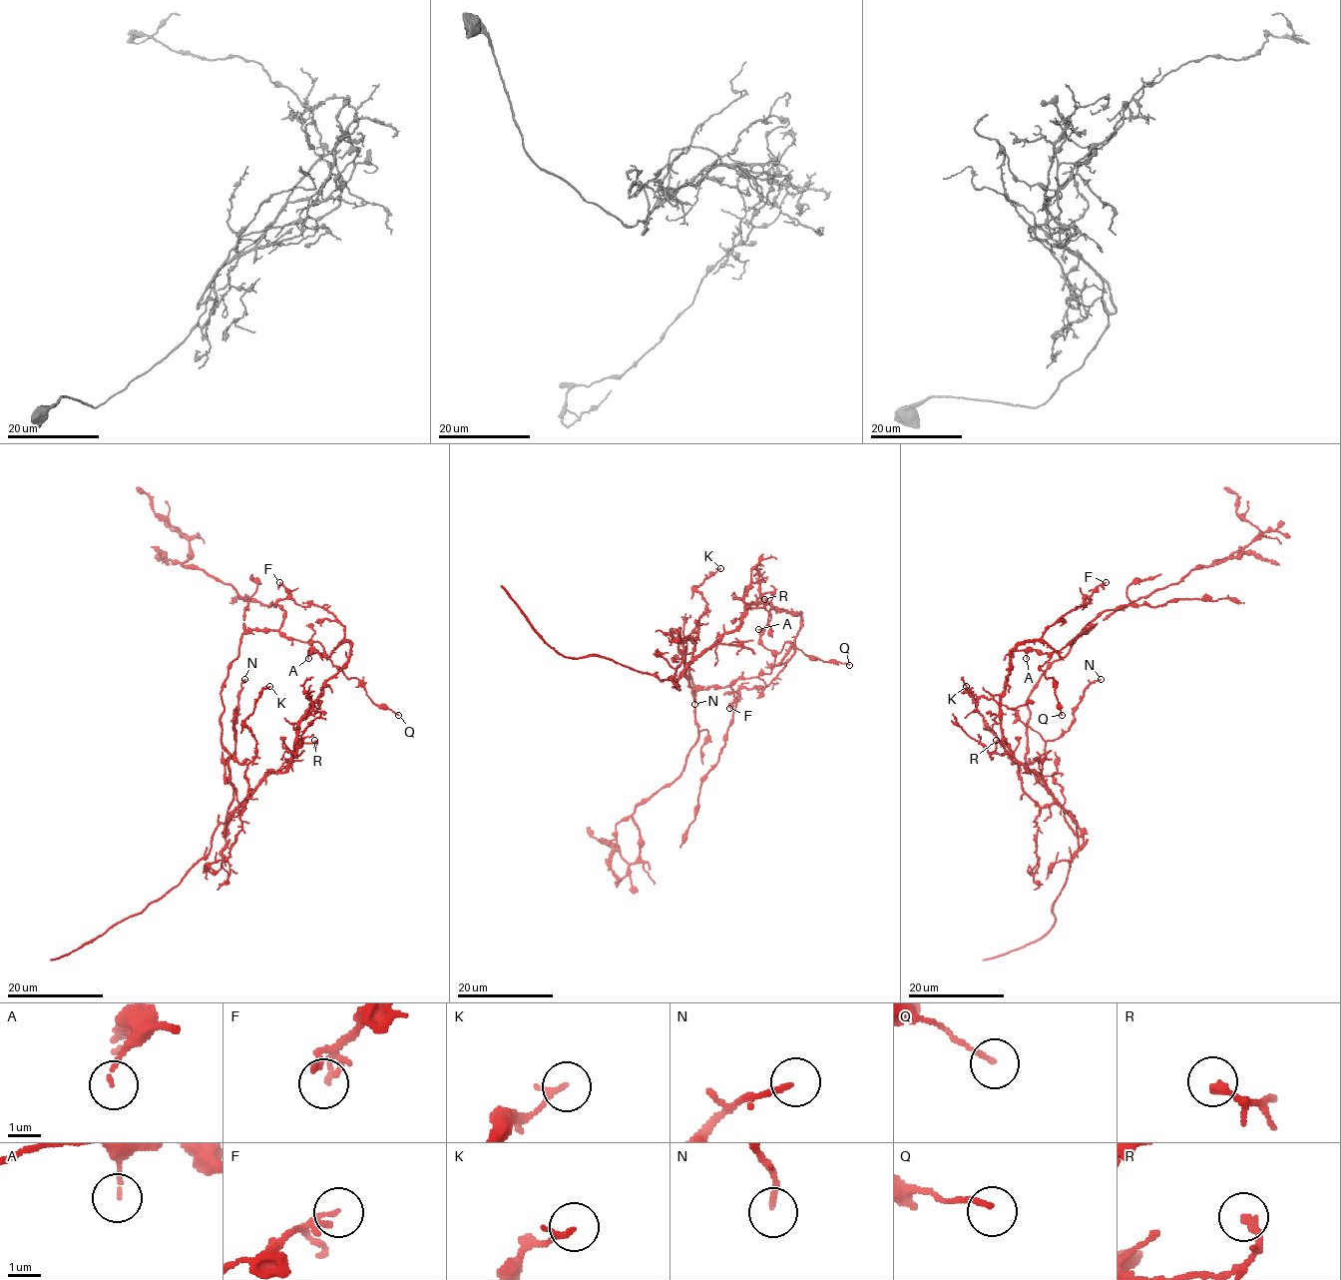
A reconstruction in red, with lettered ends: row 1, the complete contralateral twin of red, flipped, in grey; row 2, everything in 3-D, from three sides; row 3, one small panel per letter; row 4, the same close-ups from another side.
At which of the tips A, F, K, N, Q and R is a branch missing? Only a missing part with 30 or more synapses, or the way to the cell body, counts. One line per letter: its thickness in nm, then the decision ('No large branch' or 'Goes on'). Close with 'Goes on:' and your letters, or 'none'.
A: Thickness 110 nm. No large branch
F: Thickness 140 nm. No large branch
K: Thickness 150 nm. No large branch
N: Thickness 150 nm. No large branch
Q: Thickness 130 nm. No large branch
R: Thickness 260 nm. No large branch
Goes on: none

